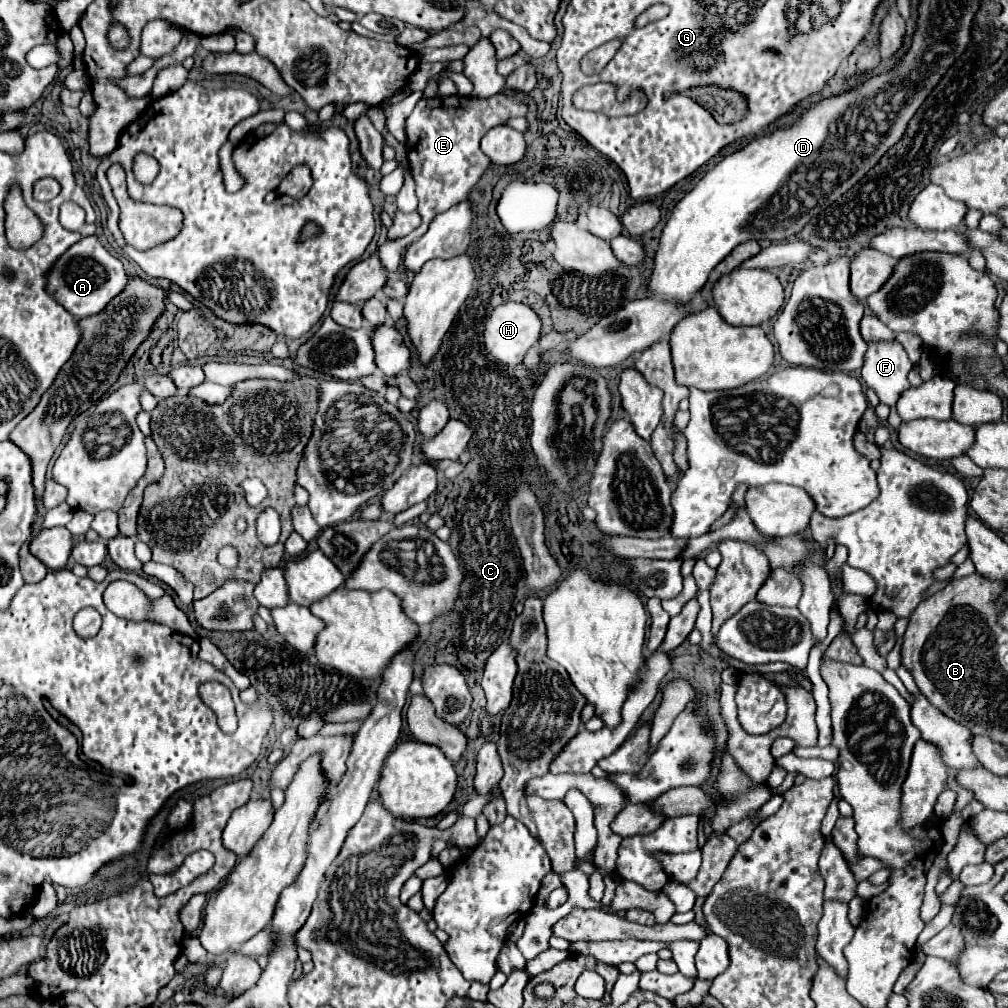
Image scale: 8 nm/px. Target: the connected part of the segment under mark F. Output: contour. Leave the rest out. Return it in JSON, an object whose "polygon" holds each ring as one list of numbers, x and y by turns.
{"polygon":[[879,342,869,344,861,376,865,384,879,396,881,404,893,408,899,396,911,386,907,380,911,368,913,362,907,358,901,344]]}

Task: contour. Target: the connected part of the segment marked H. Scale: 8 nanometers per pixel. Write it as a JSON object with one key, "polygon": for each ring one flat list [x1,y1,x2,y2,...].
{"polygon":[[505,302,501,306,497,306,491,314,491,318,487,320,485,326,485,348,487,352,493,356,495,362,501,364,521,364,523,356,527,354,527,350,541,338,541,320,539,316,525,304,517,304,517,302]]}

